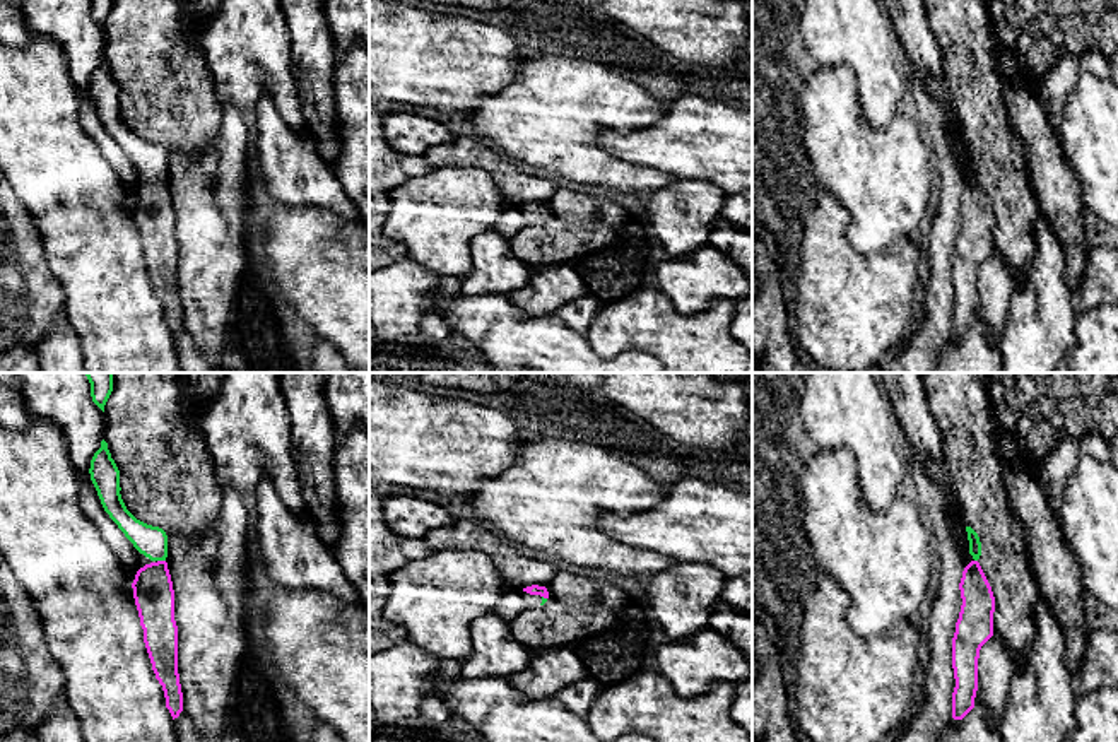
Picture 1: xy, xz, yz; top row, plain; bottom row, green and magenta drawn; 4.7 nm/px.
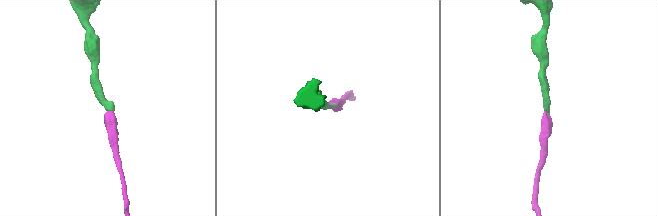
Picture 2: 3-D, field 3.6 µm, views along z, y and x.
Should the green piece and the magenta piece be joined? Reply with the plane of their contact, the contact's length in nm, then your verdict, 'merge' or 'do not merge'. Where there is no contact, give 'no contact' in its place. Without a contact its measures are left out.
meets green in xy; contact 40 nm long; merge

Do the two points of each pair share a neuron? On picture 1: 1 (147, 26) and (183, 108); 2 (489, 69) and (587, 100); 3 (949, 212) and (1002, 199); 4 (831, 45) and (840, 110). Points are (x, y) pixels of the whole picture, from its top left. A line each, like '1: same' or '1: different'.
1: same
2: different
3: different
4: different

